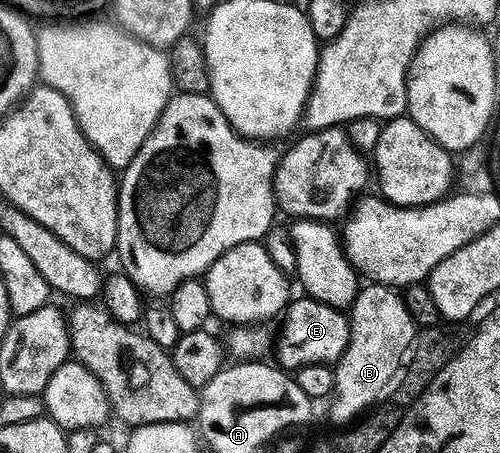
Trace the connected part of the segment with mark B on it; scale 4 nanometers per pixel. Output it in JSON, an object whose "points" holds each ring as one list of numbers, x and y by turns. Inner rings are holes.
{"points":[[379,283,368,284,361,288,359,297,350,308,349,323,351,325,351,343,346,353,340,358,334,369,334,392,335,397,329,402,330,419,341,427,353,424,360,416,363,416,374,406,378,407,393,400,397,391,402,387,405,379,404,359,416,341,416,321,402,301,397,290,382,286]]}

